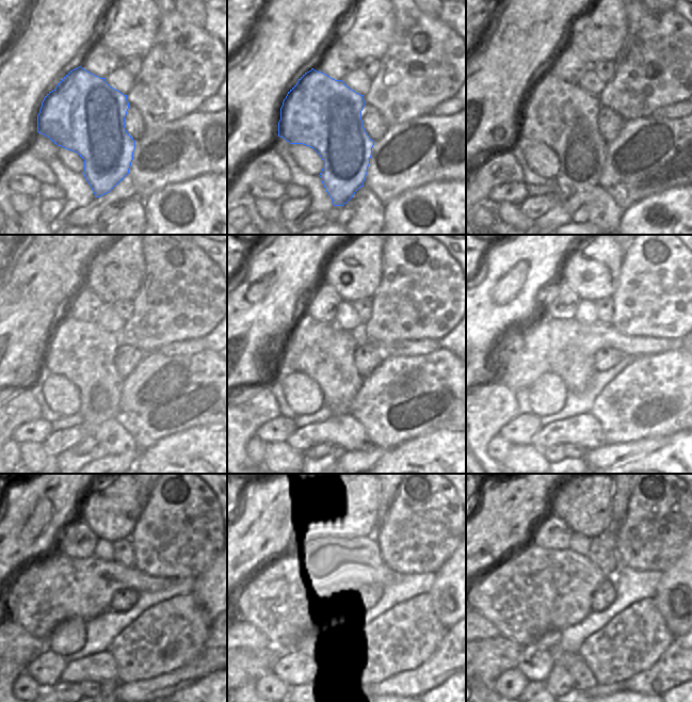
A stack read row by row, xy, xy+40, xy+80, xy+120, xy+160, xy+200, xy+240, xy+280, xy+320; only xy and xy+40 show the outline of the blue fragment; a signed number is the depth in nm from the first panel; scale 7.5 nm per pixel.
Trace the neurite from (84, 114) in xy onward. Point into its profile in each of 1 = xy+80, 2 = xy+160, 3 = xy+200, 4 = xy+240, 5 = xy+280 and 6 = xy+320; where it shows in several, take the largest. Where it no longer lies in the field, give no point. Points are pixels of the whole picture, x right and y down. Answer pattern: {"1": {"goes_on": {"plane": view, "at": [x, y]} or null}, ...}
{"1": {"goes_on": {"plane": "xy+80", "at": [562, 115]}}, "2": {"goes_on": {"plane": "xy+160", "at": [323, 351]}}, "3": {"goes_on": {"plane": "xy+200", "at": [576, 368]}}, "4": {"goes_on": {"plane": "xy+240", "at": [65, 690]}}, "5": {"goes_on": {"plane": "xy+280", "at": [305, 690]}}, "6": {"goes_on": {"plane": "xy+320", "at": [535, 690]}}}

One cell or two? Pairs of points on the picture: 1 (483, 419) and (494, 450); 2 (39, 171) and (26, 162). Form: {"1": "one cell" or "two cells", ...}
{"1": "two cells", "2": "one cell"}

